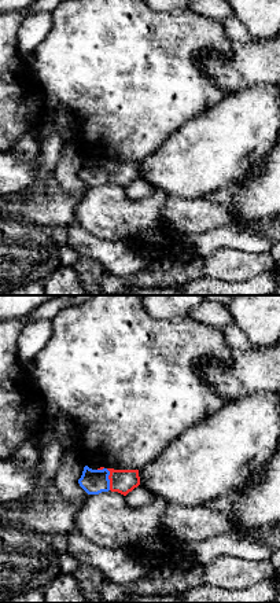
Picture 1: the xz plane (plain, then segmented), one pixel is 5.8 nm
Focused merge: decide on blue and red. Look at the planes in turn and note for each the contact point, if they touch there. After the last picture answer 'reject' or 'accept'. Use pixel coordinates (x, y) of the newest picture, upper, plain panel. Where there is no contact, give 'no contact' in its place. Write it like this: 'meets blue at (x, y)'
meets blue at (109, 172)

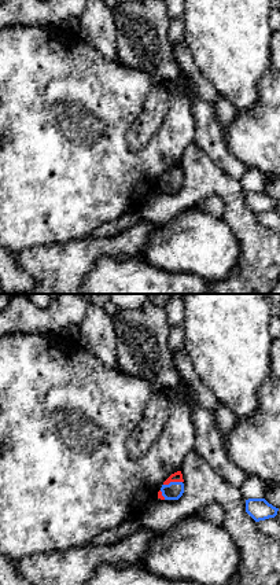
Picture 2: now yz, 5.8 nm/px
meets blue at (172, 175)

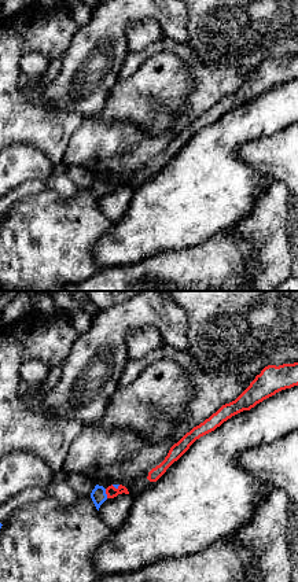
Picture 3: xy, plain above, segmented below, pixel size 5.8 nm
meets blue at (105, 185)

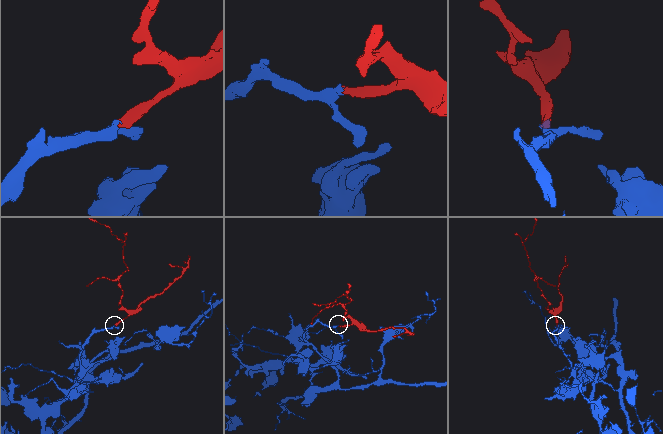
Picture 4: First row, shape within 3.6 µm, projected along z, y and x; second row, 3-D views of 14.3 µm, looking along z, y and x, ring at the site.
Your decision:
accept

